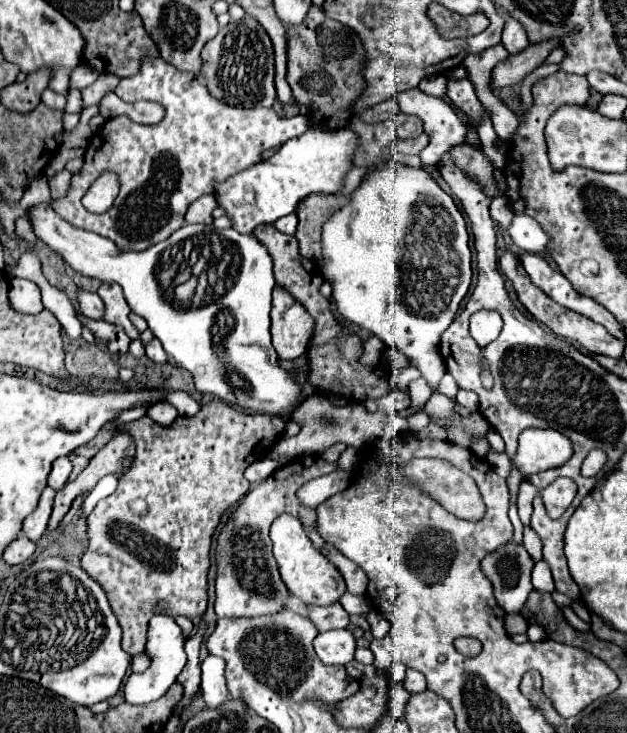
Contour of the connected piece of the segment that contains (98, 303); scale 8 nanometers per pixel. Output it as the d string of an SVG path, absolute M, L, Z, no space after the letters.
M77 289L77 301L79 301L79 309L85 317L89 319L99 319L103 313L103 301L99 299L97 293L89 293L85 289Z

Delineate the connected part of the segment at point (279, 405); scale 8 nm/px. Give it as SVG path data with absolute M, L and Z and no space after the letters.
M49 203L31 207L29 215L37 239L57 251L75 273L101 283L119 283L123 287L131 311L147 321L153 335L163 343L167 355L193 375L199 393L211 393L229 405L279 415L283 419L291 419L293 411L299 409L303 403L303 387L289 375L289 371L279 367L277 353L271 345L269 311L271 291L275 287L273 263L267 249L253 235L241 235L233 229L221 231L223 241L237 245L241 257L241 269L237 269L233 289L229 289L221 301L205 305L205 309L181 309L175 305L161 305L159 281L161 273L177 273L177 253L183 249L177 237L169 237L141 253L125 253L119 251L113 241L69 225L53 213Z

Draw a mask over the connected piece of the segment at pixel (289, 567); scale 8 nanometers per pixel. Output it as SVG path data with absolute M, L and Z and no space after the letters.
M281 515L271 525L271 541L273 541L273 555L277 559L281 577L287 585L287 589L297 595L307 605L331 605L339 601L339 597L345 593L345 581L335 579L333 575L339 575L337 567L333 567L311 543L307 537L303 525L299 519L291 515Z

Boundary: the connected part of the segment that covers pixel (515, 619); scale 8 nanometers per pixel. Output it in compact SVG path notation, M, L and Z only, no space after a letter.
M509 613L505 617L505 629L507 633L525 633L527 631L527 619L521 617L521 615L515 615L515 613Z

